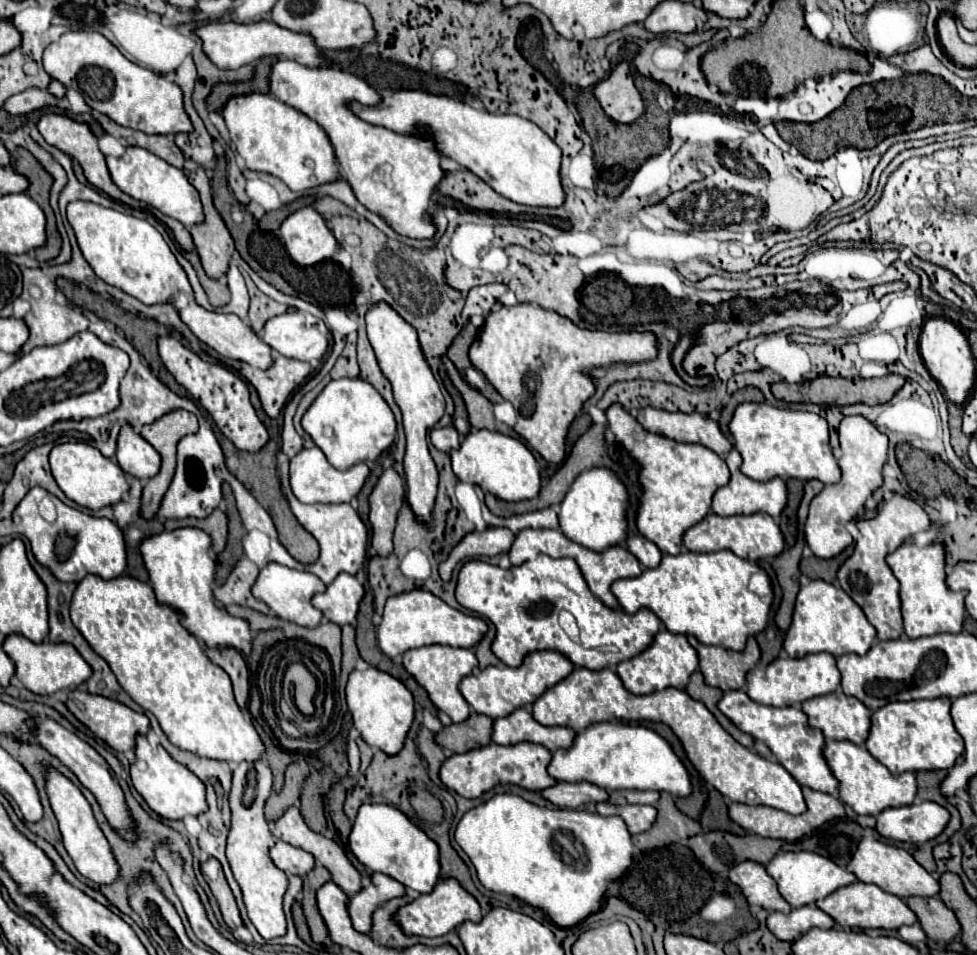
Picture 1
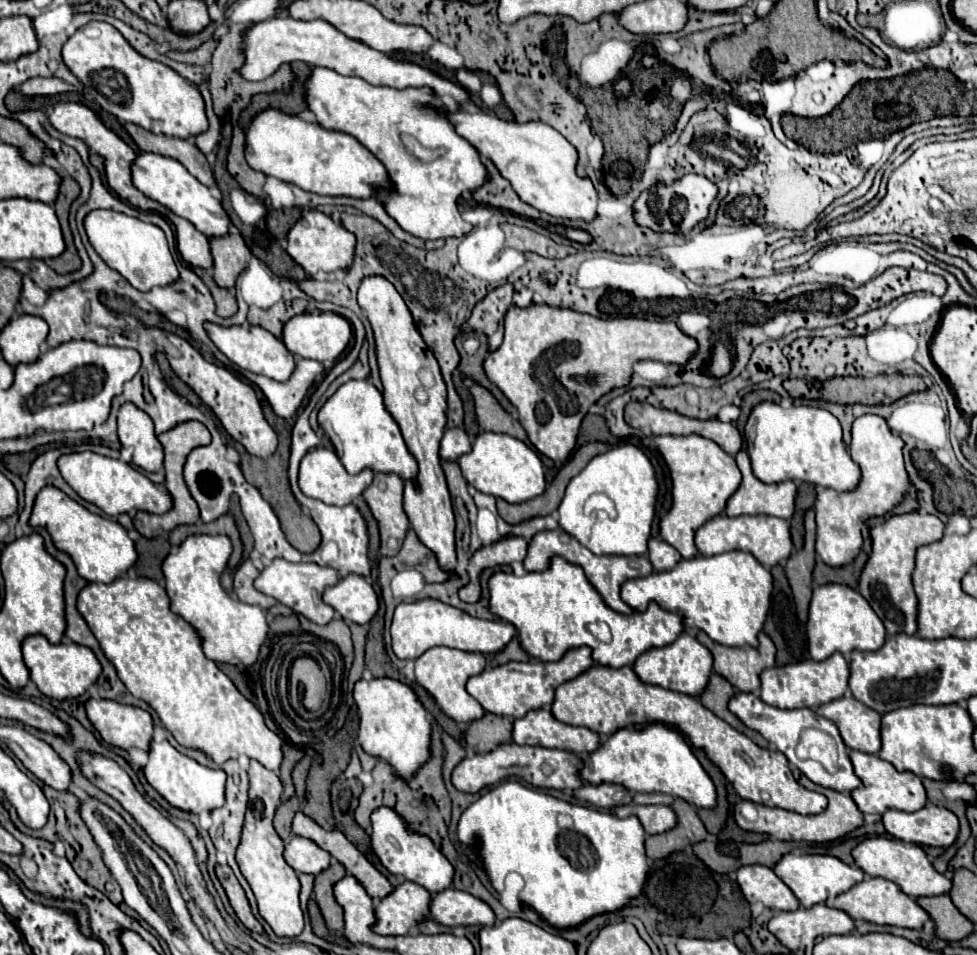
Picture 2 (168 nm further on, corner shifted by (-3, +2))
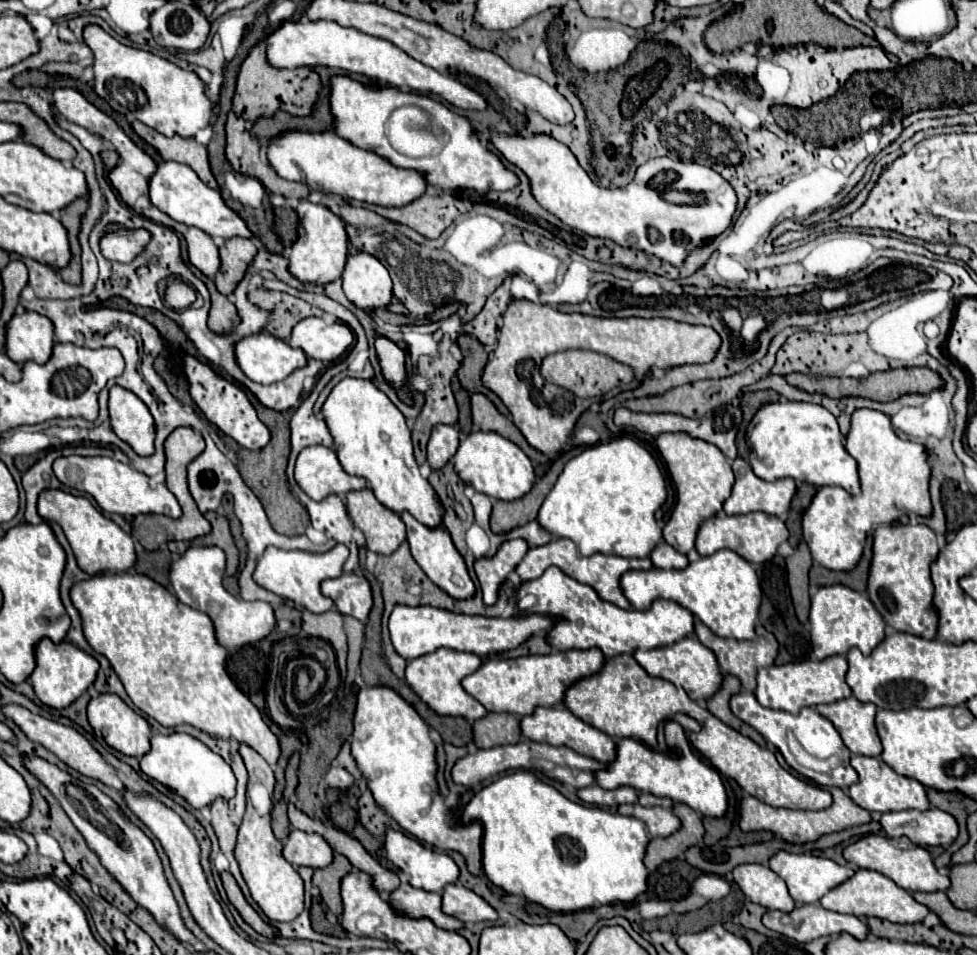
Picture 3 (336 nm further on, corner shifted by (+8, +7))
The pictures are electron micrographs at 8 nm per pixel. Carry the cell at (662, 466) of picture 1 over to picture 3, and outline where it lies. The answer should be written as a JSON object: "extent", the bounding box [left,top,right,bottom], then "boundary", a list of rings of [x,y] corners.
{"extent":[657,433,733,553],"boundary":[[[661,433],[657,437],[657,447],[667,463],[673,483],[677,485],[677,505],[671,519],[663,527],[663,539],[681,553],[689,553],[695,547],[695,535],[699,525],[717,515],[723,509],[725,499],[731,495],[733,471],[731,461],[711,443],[689,437],[685,433]]]}

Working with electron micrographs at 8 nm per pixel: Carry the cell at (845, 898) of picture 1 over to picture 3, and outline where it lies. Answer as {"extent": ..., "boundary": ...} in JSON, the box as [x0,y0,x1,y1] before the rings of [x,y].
{"extent":[819,869,929,923],"boundary":[[[857,869],[853,877],[849,877],[839,887],[831,889],[819,903],[825,909],[837,911],[837,913],[849,913],[849,915],[865,917],[865,919],[879,917],[879,919],[887,919],[893,923],[919,923],[929,913],[929,909],[925,905],[917,903],[905,889],[897,887],[889,877],[885,877],[877,871],[871,871],[871,869]]]}

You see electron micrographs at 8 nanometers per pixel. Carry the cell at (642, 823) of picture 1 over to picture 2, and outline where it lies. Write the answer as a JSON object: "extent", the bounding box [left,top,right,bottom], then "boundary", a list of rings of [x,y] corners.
{"extent":[630,804,676,834],"boundary":[[[630,804],[632,814],[640,820],[646,834],[662,834],[676,826],[676,814],[670,806],[638,806]]]}

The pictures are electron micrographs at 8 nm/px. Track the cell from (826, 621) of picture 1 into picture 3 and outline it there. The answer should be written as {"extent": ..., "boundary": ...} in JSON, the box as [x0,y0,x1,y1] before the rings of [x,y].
{"extent":[811,585,885,659],"boundary":[[[829,585],[819,587],[819,591],[811,597],[811,641],[813,653],[817,659],[825,659],[831,655],[845,655],[851,647],[857,647],[863,655],[871,655],[871,651],[885,639],[885,619],[881,613],[869,603],[869,599],[845,585]]]}

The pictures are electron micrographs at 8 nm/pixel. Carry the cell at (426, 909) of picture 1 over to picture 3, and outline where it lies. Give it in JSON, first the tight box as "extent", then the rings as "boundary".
{"extent":[443,885,497,923],"boundary":[[[447,885],[443,891],[443,911],[465,923],[497,921],[497,911],[477,893],[463,885]]]}

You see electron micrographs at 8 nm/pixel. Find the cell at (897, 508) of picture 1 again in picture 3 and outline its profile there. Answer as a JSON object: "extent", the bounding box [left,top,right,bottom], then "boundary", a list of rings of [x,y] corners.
{"extent":[869,525,939,639],"boundary":[[[881,525],[873,537],[873,561],[869,571],[869,599],[887,625],[899,633],[923,639],[937,637],[937,609],[933,607],[931,563],[937,561],[939,545],[927,525]]]}

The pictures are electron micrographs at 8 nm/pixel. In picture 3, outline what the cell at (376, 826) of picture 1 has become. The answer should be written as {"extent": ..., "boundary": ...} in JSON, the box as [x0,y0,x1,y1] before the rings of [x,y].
{"extent":[385,831,459,893],"boundary":[[[387,831],[385,855],[393,865],[397,865],[403,873],[409,875],[409,883],[413,887],[419,887],[425,891],[443,893],[443,889],[449,883],[457,883],[457,879],[459,879],[459,867],[453,861],[453,857],[449,857],[445,853],[437,853],[433,849],[427,849],[417,839],[411,839],[407,833],[401,833],[401,831]]]}

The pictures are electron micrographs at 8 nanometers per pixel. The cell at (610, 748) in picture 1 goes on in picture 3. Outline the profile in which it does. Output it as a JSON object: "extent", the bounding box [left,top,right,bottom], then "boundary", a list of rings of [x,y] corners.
{"extent":[595,721,729,819],"boundary":[[[675,721],[667,723],[667,745],[677,753],[675,755],[657,753],[635,739],[617,741],[617,759],[609,763],[605,771],[595,773],[597,783],[605,789],[617,789],[627,785],[641,793],[661,795],[673,799],[675,803],[685,803],[705,817],[717,817],[717,819],[725,817],[729,807],[729,797],[719,773],[713,767],[709,767],[705,761],[701,761],[699,755],[695,755],[695,751],[691,749],[685,737],[683,727]]]}

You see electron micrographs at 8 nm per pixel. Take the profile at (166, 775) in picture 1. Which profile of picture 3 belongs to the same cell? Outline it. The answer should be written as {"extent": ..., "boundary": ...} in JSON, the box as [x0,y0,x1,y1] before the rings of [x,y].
{"extent":[141,733,237,809],"boundary":[[[171,733],[171,735],[153,735],[151,737],[151,751],[141,757],[141,771],[151,779],[163,783],[165,787],[177,791],[187,803],[195,809],[211,805],[215,799],[231,799],[235,795],[237,779],[229,763],[213,753],[207,745],[199,739],[191,737],[189,733]]]}

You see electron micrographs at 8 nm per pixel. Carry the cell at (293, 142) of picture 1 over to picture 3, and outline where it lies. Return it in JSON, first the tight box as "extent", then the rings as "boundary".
{"extent":[267,131,429,207],"boundary":[[[287,131],[271,141],[267,157],[277,175],[287,181],[299,181],[315,191],[335,193],[341,197],[381,207],[405,207],[405,203],[419,199],[429,187],[423,173],[415,169],[395,167],[385,157],[373,151],[359,149],[347,139],[335,135],[333,131],[327,133]]]}

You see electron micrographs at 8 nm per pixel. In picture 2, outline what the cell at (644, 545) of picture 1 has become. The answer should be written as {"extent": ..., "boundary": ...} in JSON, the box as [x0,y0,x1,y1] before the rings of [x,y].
{"extent":[648,538,682,570],"boundary":[[[652,538],[648,542],[648,558],[654,566],[654,570],[670,570],[674,568],[674,564],[682,558],[680,552],[676,548],[672,548],[670,544]]]}

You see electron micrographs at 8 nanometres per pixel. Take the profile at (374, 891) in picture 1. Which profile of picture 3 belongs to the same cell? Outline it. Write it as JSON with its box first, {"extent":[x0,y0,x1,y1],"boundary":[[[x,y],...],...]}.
{"extent":[389,881,465,931],"boundary":[[[403,881],[399,885],[399,889],[395,889],[389,897],[391,905],[409,915],[409,917],[429,917],[437,927],[447,929],[447,931],[459,931],[465,923],[445,915],[441,911],[441,895],[439,893],[429,893],[423,889],[415,889],[411,887],[407,881]]]}

